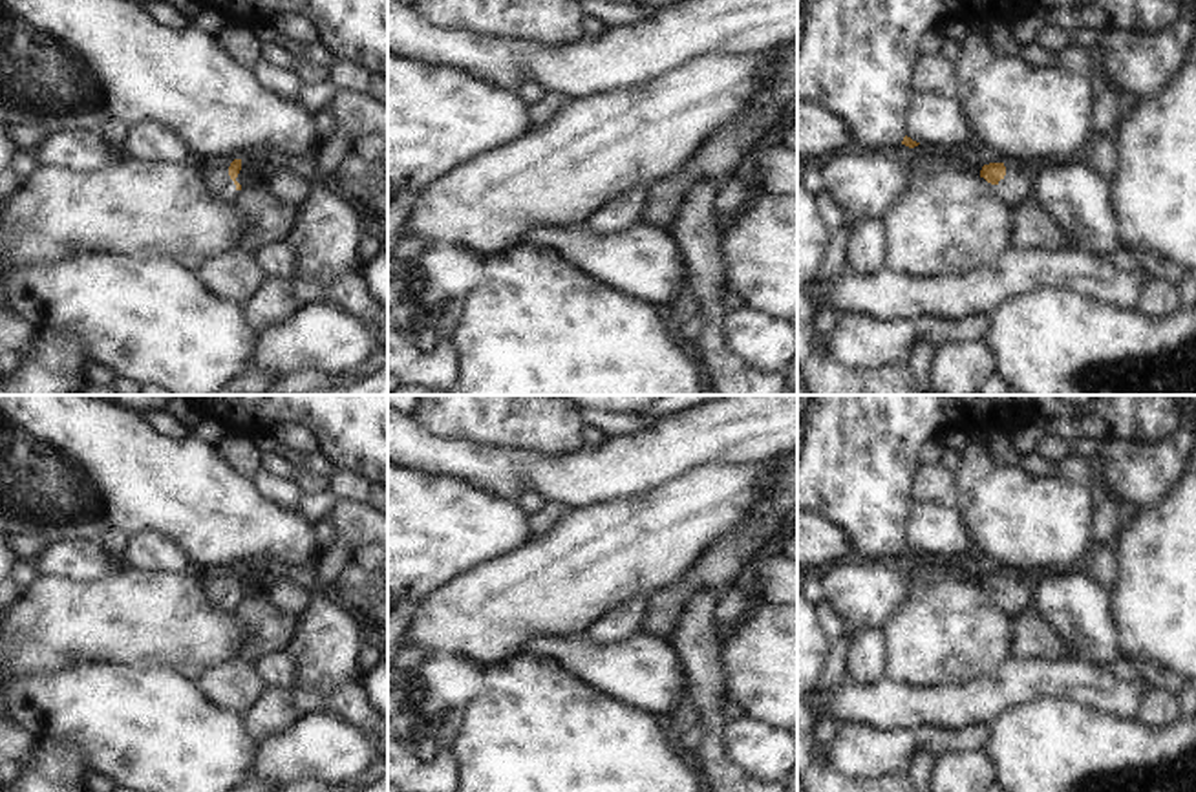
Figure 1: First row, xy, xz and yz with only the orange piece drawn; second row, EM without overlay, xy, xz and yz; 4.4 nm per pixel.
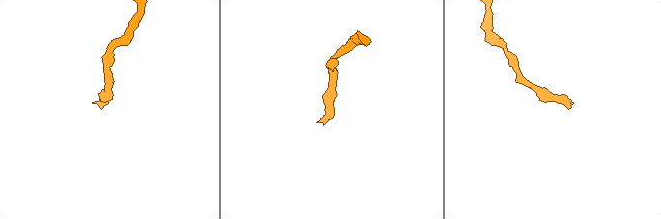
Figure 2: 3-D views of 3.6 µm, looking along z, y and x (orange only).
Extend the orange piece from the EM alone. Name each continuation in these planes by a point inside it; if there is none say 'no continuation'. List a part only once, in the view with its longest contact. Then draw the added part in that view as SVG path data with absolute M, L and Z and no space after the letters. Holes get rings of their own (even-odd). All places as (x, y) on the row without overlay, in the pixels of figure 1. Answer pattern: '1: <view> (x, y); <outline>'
1: xy (218, 591); M223 573L214 578L201 580L208 602L225 613L232 613L238 602L234 591L229 585L229 576L230 573Z

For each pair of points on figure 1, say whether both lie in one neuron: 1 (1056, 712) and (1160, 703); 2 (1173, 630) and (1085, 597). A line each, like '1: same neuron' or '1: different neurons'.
1: different neurons
2: different neurons

